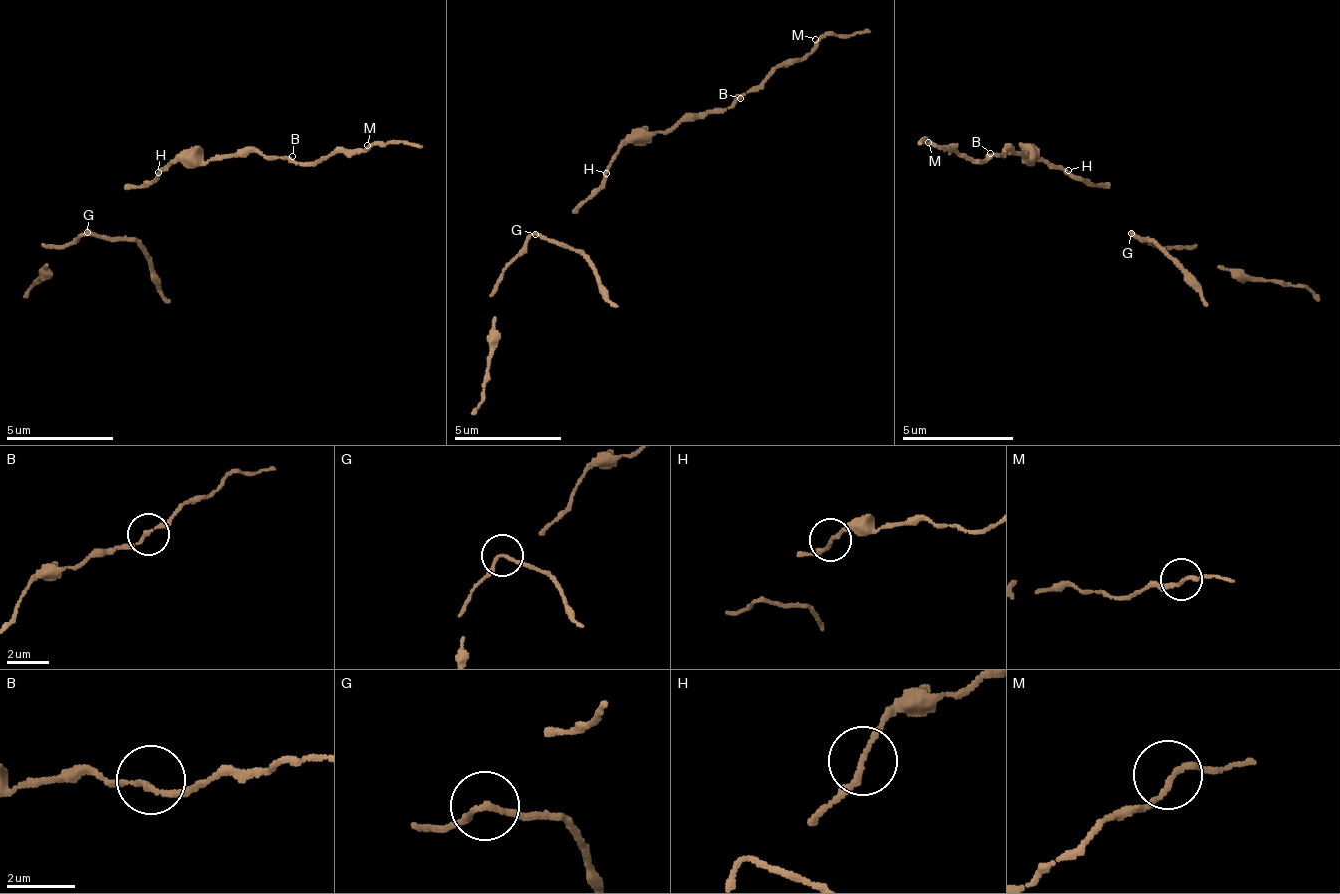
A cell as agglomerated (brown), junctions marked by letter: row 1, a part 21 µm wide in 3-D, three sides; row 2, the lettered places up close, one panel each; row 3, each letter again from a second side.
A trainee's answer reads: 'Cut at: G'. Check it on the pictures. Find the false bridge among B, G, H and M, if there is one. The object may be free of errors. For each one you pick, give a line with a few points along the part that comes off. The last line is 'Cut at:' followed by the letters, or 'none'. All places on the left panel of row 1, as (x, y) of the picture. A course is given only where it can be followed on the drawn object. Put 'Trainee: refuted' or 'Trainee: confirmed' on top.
Trainee: confirmed
G: course (88, 231), (126, 236), (169, 301)
Cut at: G

